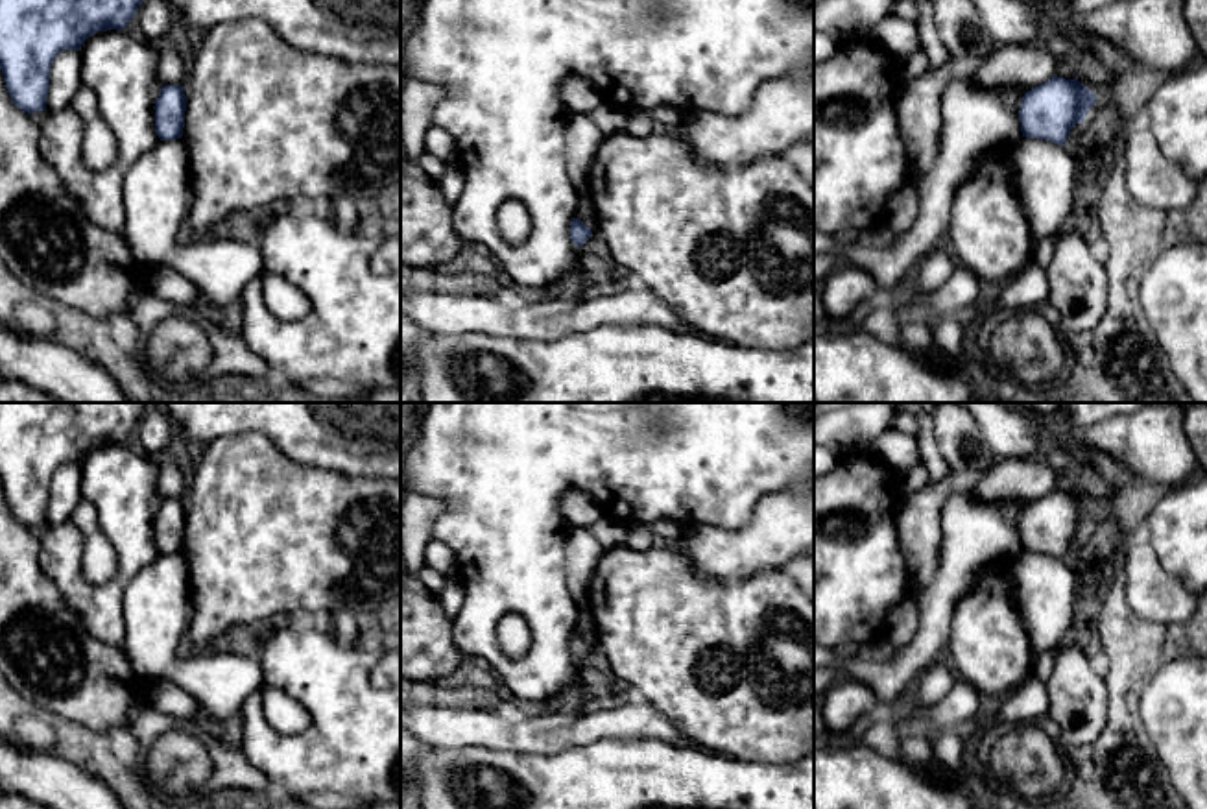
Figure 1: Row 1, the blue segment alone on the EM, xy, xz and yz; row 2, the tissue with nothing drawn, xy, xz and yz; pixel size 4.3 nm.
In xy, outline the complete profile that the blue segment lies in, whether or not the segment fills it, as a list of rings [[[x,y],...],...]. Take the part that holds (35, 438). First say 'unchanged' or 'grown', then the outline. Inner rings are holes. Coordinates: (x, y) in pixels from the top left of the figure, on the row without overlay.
unchanged; [[[0,403],[0,484],[13,517],[28,528],[46,525],[50,482],[65,464],[81,458],[98,445],[125,443],[153,403]]]

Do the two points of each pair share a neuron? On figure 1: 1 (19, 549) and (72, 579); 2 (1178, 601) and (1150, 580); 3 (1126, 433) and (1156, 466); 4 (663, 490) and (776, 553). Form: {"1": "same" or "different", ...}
{"1": "different", "2": "same", "3": "same", "4": "different"}

